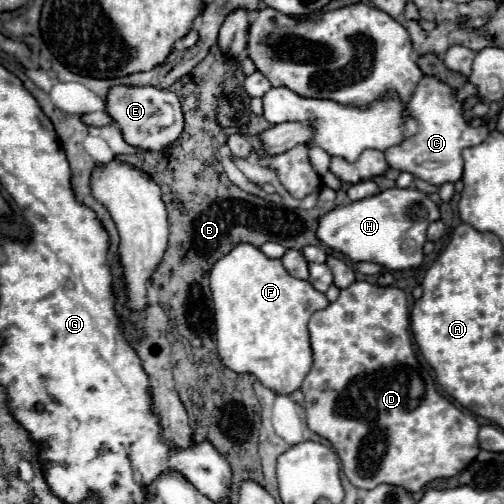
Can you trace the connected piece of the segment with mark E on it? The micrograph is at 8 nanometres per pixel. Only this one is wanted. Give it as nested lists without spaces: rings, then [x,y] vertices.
[[[114,86],[108,92],[106,106],[108,114],[120,126],[124,140],[134,148],[144,148],[152,152],[162,150],[164,146],[172,144],[184,128],[180,100],[170,90],[158,90],[154,86]]]

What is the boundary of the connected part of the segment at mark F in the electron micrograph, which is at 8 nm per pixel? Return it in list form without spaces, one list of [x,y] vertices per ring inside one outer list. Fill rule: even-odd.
[[[248,242],[234,246],[228,254],[216,260],[210,272],[210,288],[214,296],[216,346],[222,362],[234,372],[254,374],[266,388],[272,388],[276,394],[292,394],[294,390],[298,390],[312,366],[308,320],[316,310],[328,306],[326,296],[314,290],[308,280],[290,276],[280,260],[264,256],[260,248]]]

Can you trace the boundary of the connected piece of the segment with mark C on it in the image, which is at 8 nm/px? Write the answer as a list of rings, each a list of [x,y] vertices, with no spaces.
[[[424,76],[418,82],[408,102],[408,112],[418,120],[420,130],[412,138],[384,152],[388,164],[436,186],[442,186],[446,182],[458,182],[462,178],[462,150],[484,142],[488,136],[488,128],[470,126],[462,116],[460,102],[456,102],[454,98],[454,90],[434,76]]]

